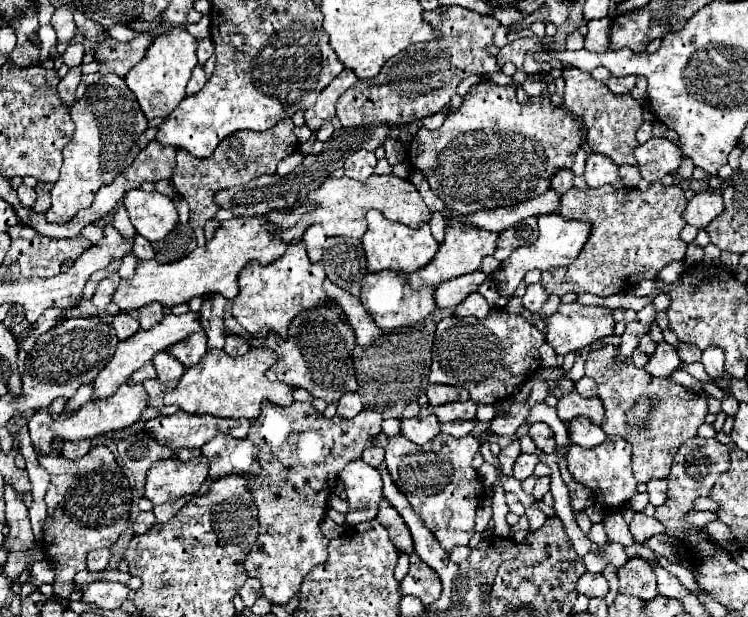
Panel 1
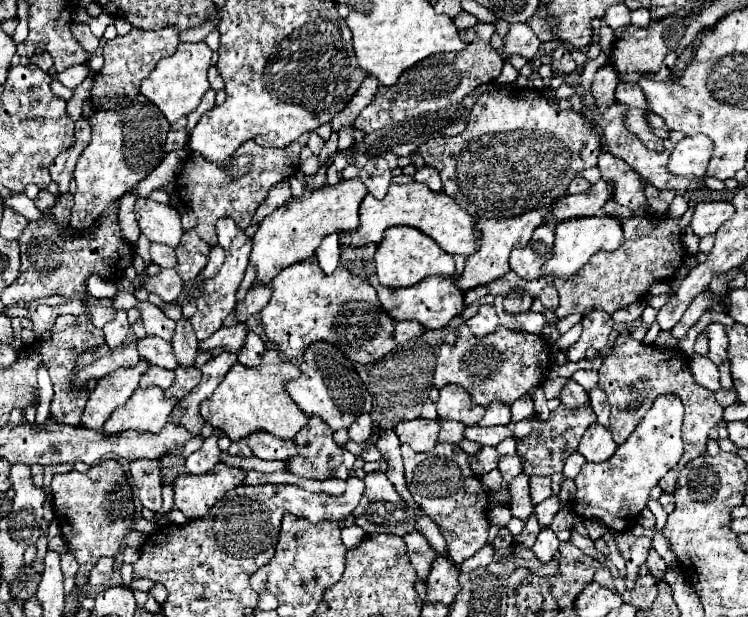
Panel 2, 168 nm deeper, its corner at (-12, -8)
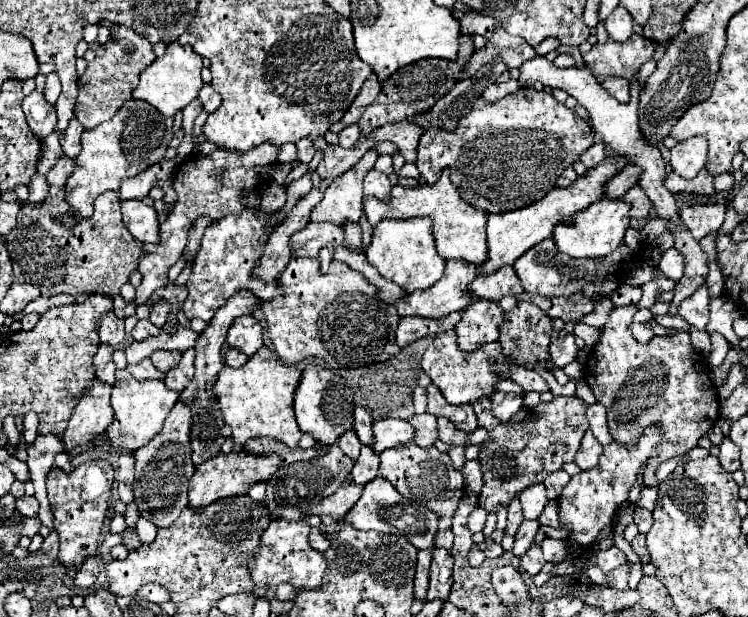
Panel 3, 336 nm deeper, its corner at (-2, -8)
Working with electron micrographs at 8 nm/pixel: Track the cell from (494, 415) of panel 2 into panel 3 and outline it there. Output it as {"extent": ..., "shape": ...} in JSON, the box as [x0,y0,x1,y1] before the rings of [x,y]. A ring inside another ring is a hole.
{"extent":[490,392,522,422],"shape":[[[492,392],[490,400],[492,400],[492,416],[496,420],[502,420],[502,422],[510,420],[510,416],[514,416],[522,406],[522,398],[516,394]]]}

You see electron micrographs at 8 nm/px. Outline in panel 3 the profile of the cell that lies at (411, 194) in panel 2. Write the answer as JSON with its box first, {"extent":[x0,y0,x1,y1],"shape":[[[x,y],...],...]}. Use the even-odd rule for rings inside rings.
{"extent":[362,174,488,266],"shape":[[[442,174],[436,184],[418,184],[414,188],[394,186],[390,192],[390,200],[386,202],[378,198],[364,198],[362,210],[372,228],[386,218],[406,220],[416,216],[430,216],[436,250],[444,260],[464,260],[476,266],[482,264],[482,260],[486,260],[486,216],[488,214],[464,202],[446,174]]]}

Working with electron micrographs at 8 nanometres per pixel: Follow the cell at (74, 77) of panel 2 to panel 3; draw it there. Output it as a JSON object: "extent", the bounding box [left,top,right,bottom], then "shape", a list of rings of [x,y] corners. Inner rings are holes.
{"extent":[44,72,60,104],"shape":[[[52,72],[52,74],[48,74],[48,76],[46,76],[44,98],[46,98],[50,104],[54,104],[54,102],[58,100],[58,96],[60,96],[60,80],[58,80],[58,76]]]}

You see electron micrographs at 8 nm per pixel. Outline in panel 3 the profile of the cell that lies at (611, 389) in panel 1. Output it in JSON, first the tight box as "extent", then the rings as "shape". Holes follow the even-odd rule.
{"extent":[582,306,720,489],"shape":[[[616,306],[612,310],[598,344],[584,364],[582,376],[592,388],[596,400],[606,408],[608,428],[616,442],[636,444],[636,438],[646,424],[662,424],[666,432],[662,448],[658,448],[658,454],[650,460],[643,474],[644,485],[658,489],[660,483],[656,478],[656,468],[670,458],[686,456],[686,452],[692,450],[716,424],[720,406],[708,364],[692,348],[690,334],[672,330],[672,338],[654,336],[650,344],[638,344],[628,330],[634,312],[636,306]]]}

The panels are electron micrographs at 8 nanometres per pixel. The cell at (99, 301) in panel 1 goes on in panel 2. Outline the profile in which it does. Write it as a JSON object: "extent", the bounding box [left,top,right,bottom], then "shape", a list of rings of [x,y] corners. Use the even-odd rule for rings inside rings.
{"extent":[104,310,130,348],"shape":[[[116,310],[116,320],[108,322],[104,326],[104,334],[106,334],[106,344],[108,348],[118,348],[124,344],[124,338],[130,330],[130,322],[126,320],[126,312],[124,310]]]}

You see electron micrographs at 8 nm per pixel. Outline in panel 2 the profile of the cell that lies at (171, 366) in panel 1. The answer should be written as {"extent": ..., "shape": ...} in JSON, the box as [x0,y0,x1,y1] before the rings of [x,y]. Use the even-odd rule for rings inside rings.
{"extent":[170,316,198,366],"shape":[[[182,316],[176,322],[176,332],[174,332],[170,342],[172,342],[174,354],[178,358],[178,364],[192,366],[194,358],[196,358],[196,350],[198,350],[198,340],[196,340],[196,334],[192,332],[192,324],[188,318]]]}

